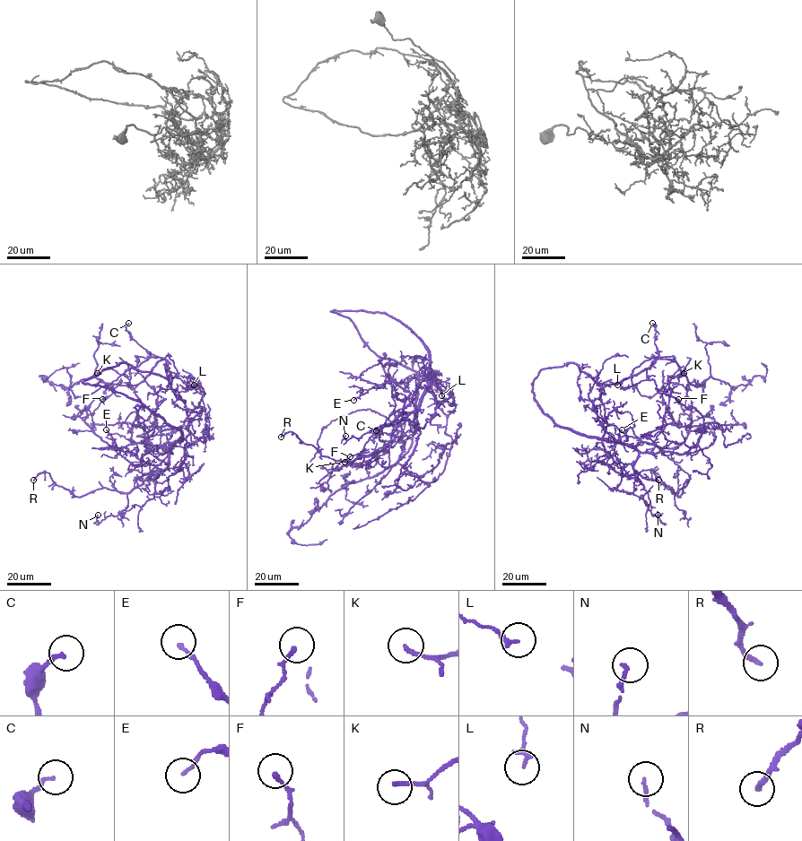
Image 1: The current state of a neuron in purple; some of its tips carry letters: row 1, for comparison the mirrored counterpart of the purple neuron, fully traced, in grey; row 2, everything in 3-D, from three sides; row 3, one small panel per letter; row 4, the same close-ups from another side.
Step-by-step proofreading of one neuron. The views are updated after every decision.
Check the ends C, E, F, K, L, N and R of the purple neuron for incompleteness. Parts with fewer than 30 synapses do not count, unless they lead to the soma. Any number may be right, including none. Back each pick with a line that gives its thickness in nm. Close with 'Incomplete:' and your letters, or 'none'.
Incomplete: none

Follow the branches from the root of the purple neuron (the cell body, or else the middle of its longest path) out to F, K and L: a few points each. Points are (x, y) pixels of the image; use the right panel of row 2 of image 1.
F: (589, 399), (604, 428), (602, 438), (632, 447), (646, 442), (674, 448), (684, 440), (693, 421), (678, 399)
K: (589, 399), (604, 428), (602, 438), (632, 447), (652, 443), (662, 427), (670, 392), (684, 373)
L: (589, 399), (588, 393), (597, 377), (598, 385), (607, 380), (617, 385)

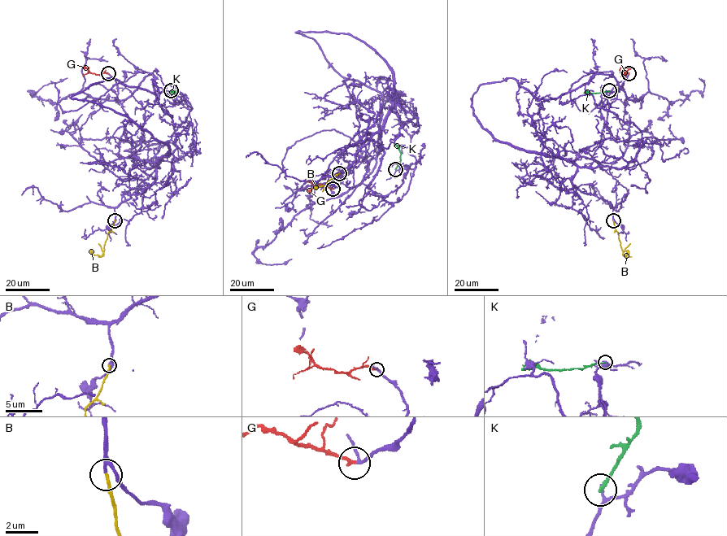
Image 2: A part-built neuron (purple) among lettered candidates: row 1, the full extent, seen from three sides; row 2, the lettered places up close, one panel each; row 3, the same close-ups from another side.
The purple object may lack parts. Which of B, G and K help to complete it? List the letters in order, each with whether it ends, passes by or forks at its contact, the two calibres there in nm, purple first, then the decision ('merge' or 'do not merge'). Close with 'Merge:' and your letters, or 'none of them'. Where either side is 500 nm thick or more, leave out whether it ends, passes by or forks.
B: it ends there; 140 nm thick on the purple side, 160 nm on the other; merge
G: it ends there; 160 nm thick on the purple side, 240 nm on the other; merge
K: it ends there; 140 nm thick on the purple side, 200 nm on the other; do not merge
Merge: B, G

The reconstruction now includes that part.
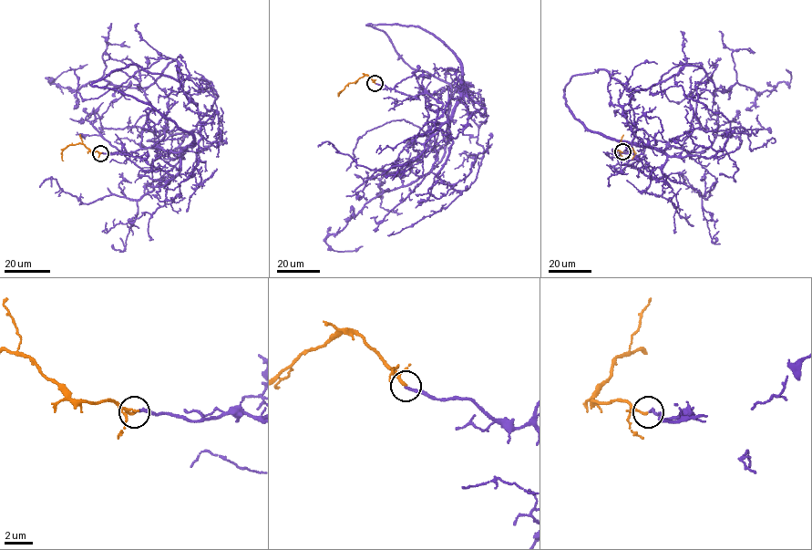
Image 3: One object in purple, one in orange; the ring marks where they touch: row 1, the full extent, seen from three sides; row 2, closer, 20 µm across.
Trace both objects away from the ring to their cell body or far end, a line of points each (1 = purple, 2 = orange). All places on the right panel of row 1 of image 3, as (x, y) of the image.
1: (622, 152), (662, 176), (666, 156), (632, 143), (625, 88), (700, 66), (718, 90), (760, 94), (786, 69)
2: (622, 152), (614, 150), (621, 142), (634, 150), (632, 159)

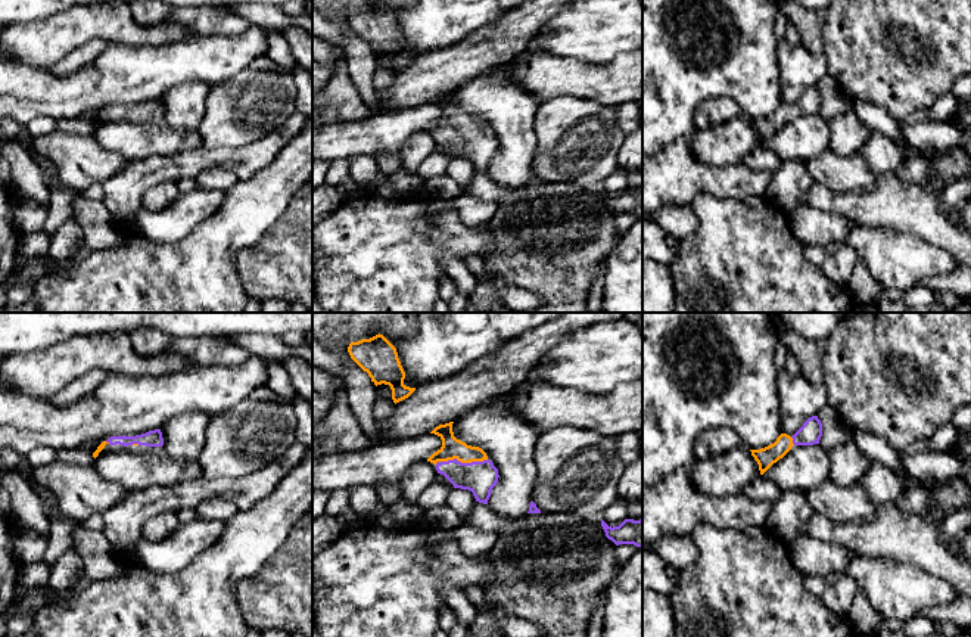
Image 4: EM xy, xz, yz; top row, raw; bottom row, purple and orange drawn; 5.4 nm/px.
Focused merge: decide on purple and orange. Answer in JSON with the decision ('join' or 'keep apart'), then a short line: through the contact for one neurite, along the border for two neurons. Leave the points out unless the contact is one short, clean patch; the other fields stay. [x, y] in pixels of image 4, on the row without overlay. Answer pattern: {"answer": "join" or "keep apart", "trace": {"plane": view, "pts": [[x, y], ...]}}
{"answer": "join", "trace": {"plane": "xz", "pts": [[478, 146], [463, 133], [451, 118]]}}

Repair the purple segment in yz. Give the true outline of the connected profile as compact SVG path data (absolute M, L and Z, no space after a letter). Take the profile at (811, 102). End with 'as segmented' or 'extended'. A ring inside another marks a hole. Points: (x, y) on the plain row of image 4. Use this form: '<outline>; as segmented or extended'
M818 86L809 87L803 96L793 105L781 103L777 111L760 119L750 119L763 145L774 133L782 128L793 115L819 114L822 106L822 93Z; extended

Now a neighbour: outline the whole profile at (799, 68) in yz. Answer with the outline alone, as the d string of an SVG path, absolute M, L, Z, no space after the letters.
M779 40L777 49L781 102L793 106L803 93L818 86L828 74L827 58L822 52L812 53L805 46L793 46Z

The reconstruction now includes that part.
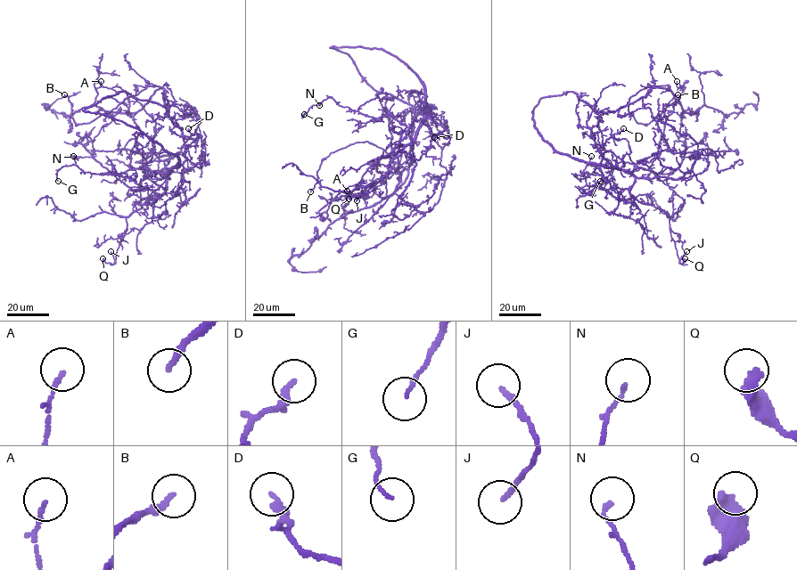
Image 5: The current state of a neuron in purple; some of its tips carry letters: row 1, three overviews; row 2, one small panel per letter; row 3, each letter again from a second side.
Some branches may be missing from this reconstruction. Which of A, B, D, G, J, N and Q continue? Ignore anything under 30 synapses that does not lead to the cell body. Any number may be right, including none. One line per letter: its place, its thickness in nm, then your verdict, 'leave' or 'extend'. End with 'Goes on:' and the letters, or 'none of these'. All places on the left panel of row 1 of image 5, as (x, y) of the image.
A: at (101, 81); 140 nm thick; leave
B: at (64, 94); 180 nm thick; extend
D: at (188, 128); 240 nm thick; extend
G: at (58, 181); 100 nm thick; leave
J: at (110, 251); 160 nm thick; leave
N: at (73, 156); 130 nm thick; leave
Q: at (102, 258); 550 nm thick; leave
Goes on: B, D

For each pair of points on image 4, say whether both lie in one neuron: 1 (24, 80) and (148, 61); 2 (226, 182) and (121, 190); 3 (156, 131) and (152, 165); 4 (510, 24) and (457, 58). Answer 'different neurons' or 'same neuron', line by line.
1: same neuron
2: different neurons
3: different neurons
4: same neuron

